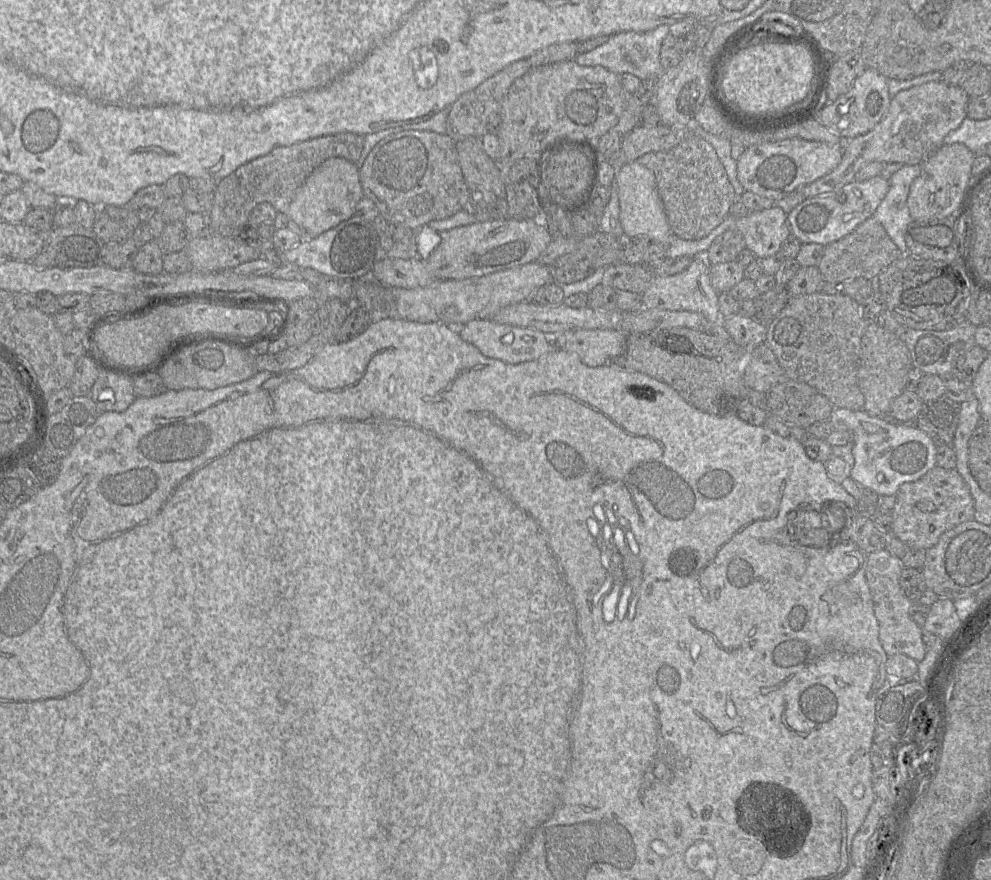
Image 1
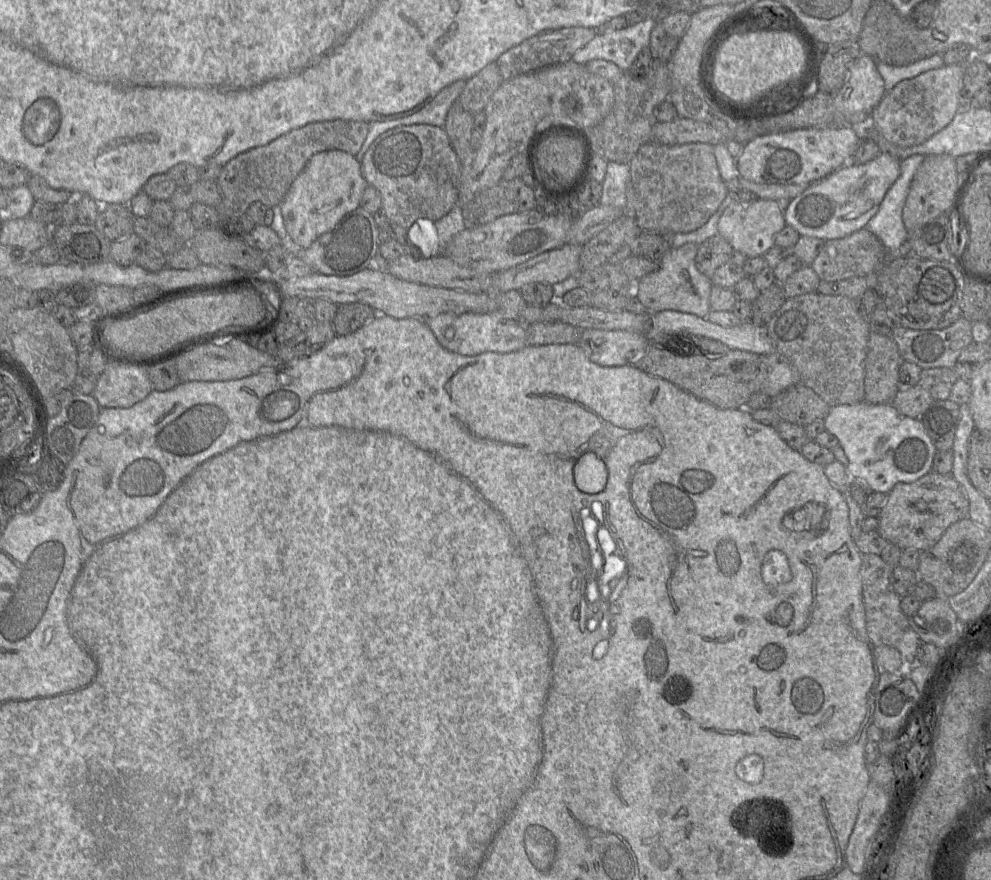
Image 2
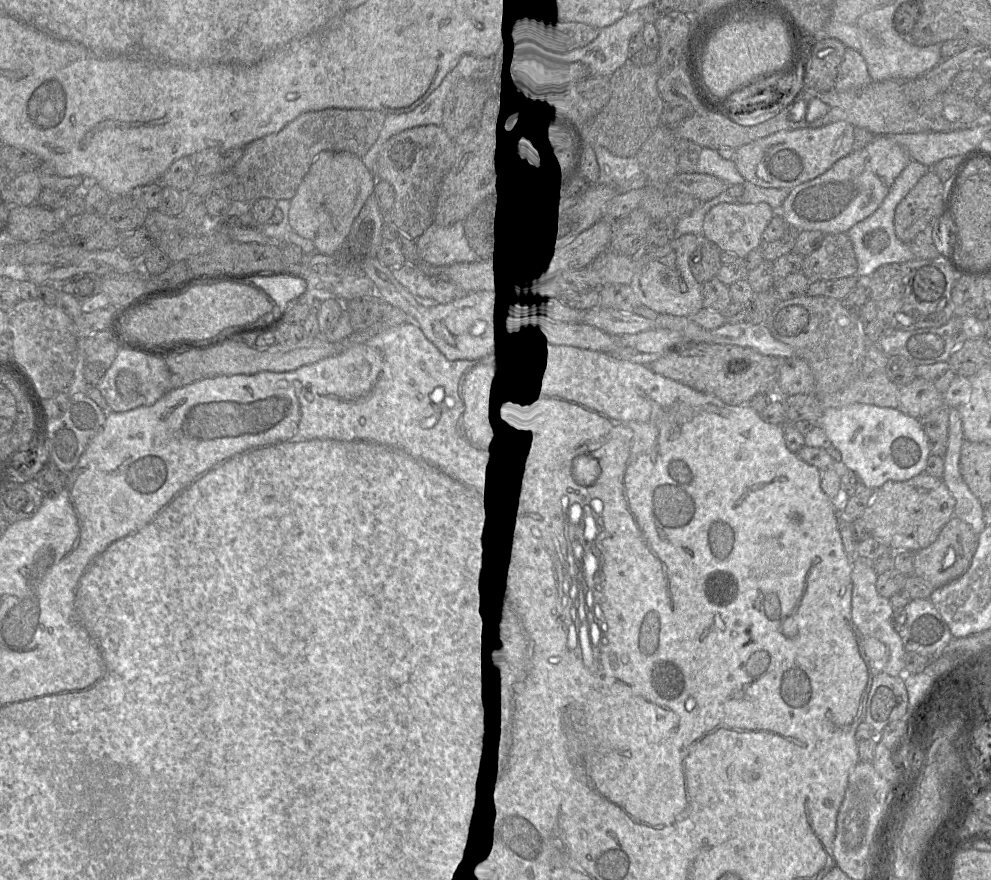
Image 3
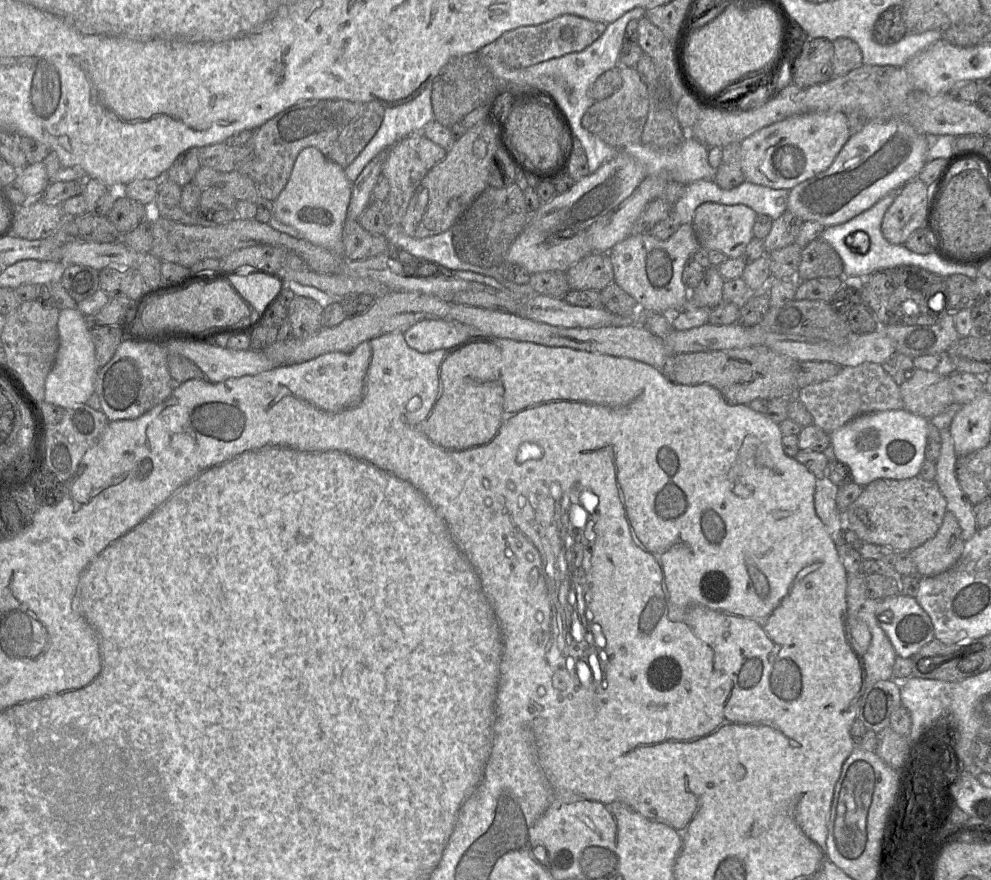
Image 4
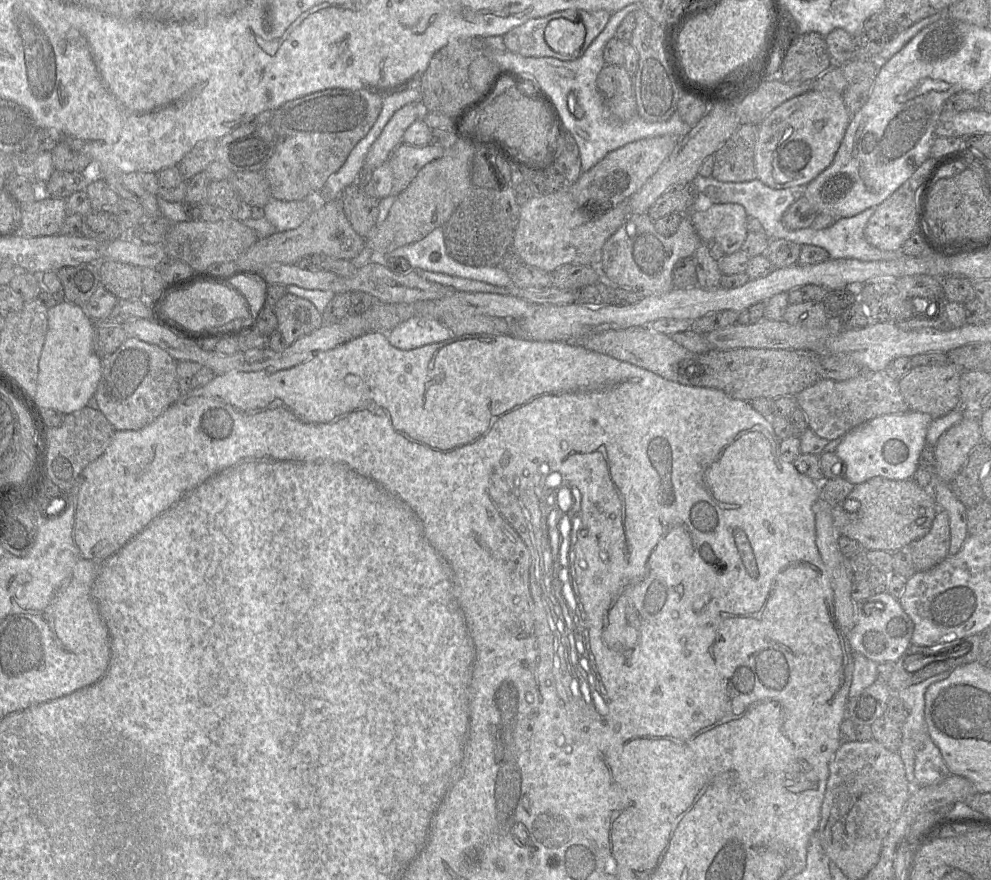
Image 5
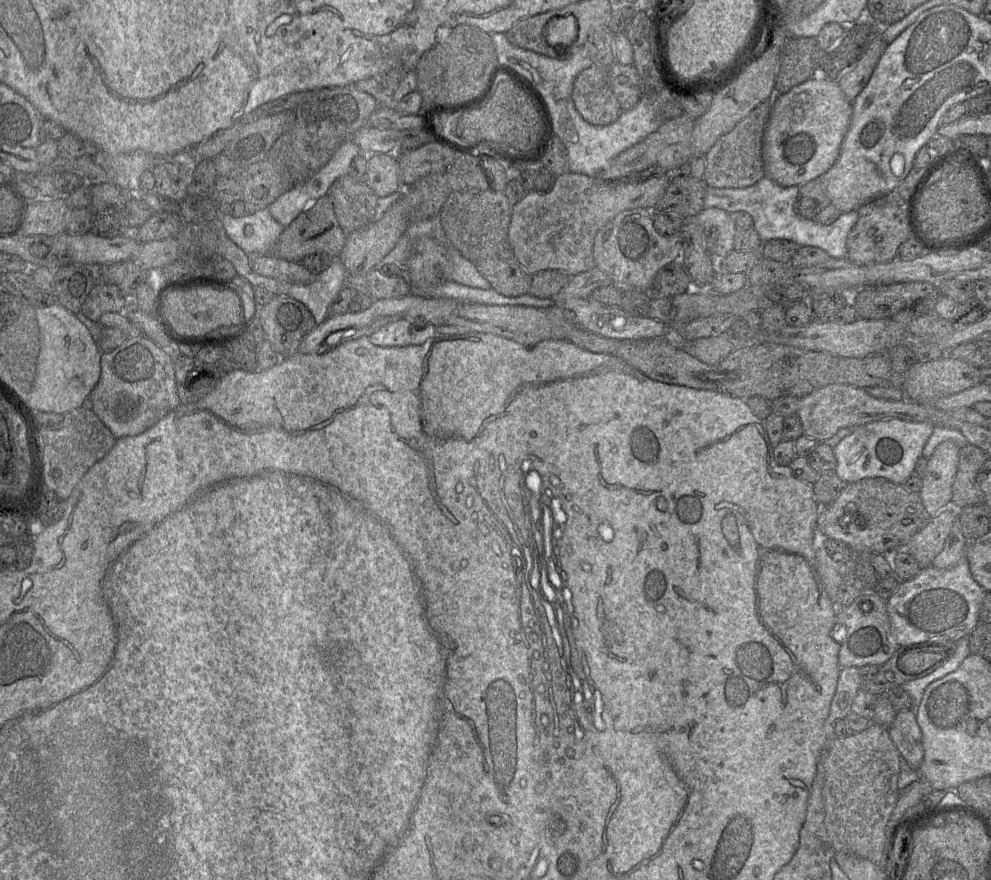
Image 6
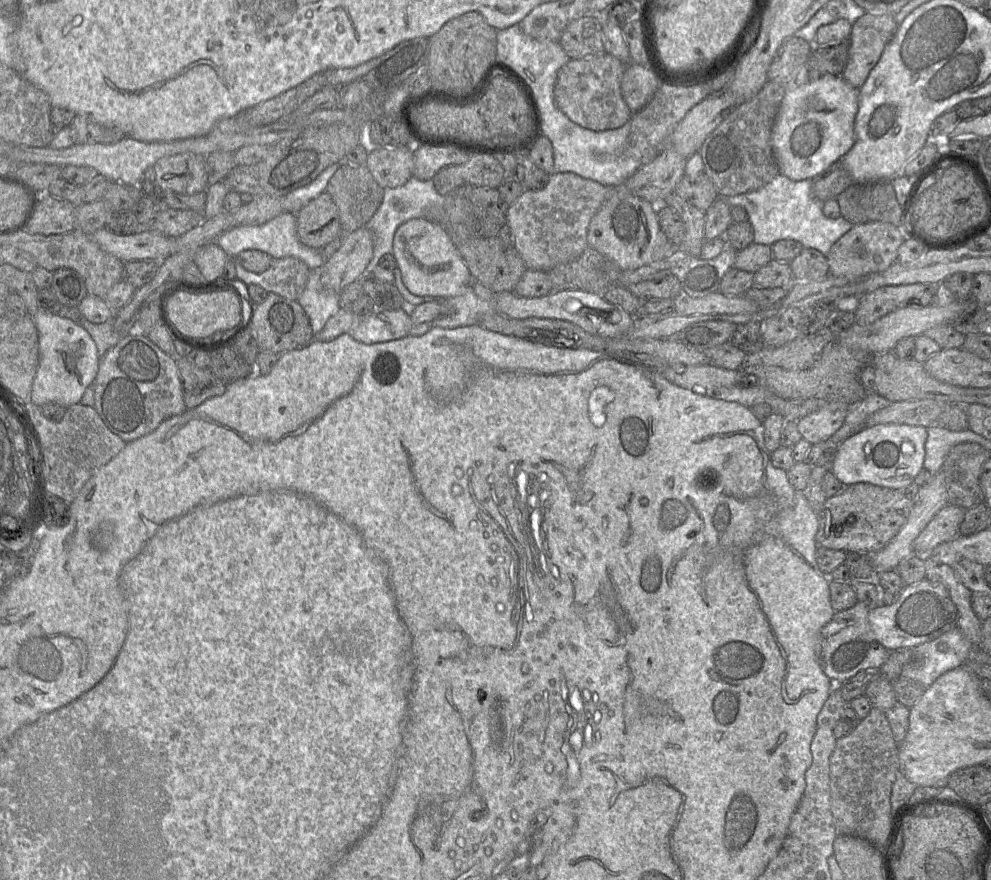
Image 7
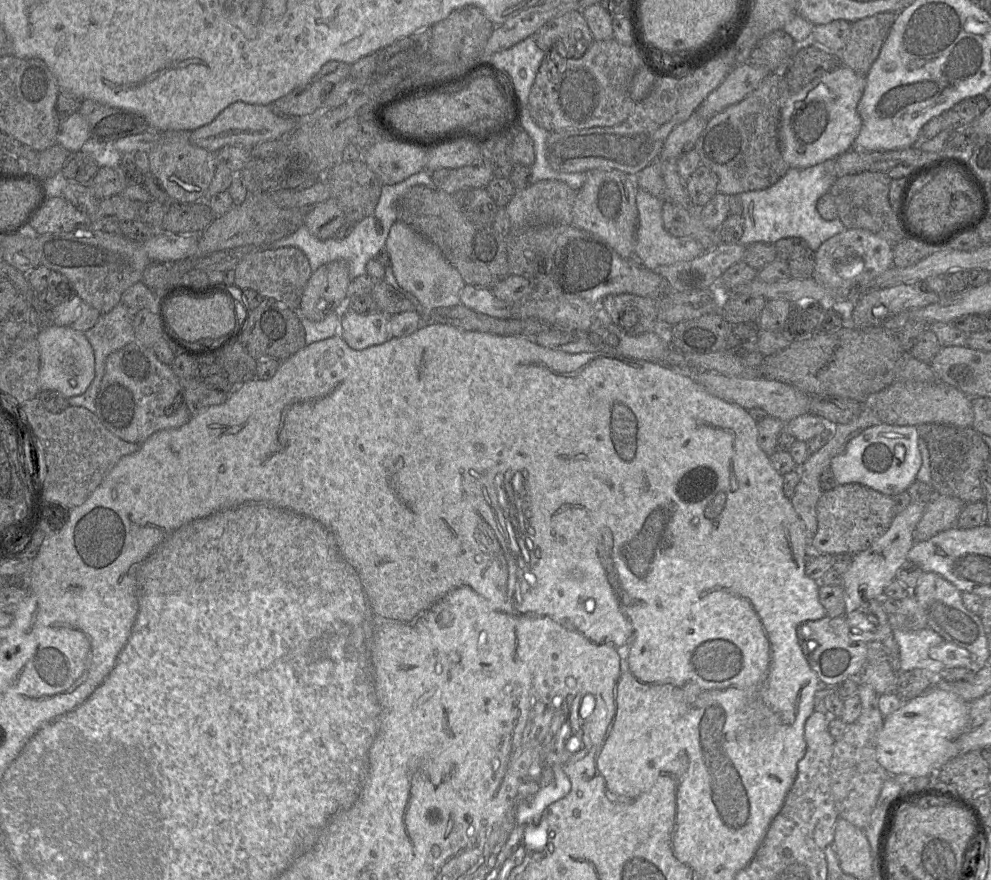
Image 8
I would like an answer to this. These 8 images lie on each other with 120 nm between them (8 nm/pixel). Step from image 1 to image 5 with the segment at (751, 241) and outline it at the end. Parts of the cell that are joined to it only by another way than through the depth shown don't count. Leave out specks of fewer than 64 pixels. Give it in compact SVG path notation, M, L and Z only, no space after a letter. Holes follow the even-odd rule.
M735 203L715 204L705 211L688 215L703 242L718 242L725 255L741 250L748 234L748 215L743 206Z

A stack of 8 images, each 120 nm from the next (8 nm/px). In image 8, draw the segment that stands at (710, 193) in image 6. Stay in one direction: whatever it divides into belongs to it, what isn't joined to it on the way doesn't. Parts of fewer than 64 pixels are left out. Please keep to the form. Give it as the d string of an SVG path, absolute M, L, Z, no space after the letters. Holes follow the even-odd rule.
M830 159L808 168L790 168L771 187L739 194L744 232L738 244L746 247L755 243L773 245L783 238L800 238L816 252L826 240L842 233L846 228L838 217L832 221L824 220L816 208L819 198L829 192L837 179L835 164L835 159Z

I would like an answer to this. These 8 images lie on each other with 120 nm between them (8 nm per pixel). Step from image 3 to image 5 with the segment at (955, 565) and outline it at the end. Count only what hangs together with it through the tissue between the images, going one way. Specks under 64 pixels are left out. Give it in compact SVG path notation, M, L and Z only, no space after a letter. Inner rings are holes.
M938 509L930 531L906 546L917 571L926 571L948 556L950 547L950 518Z

